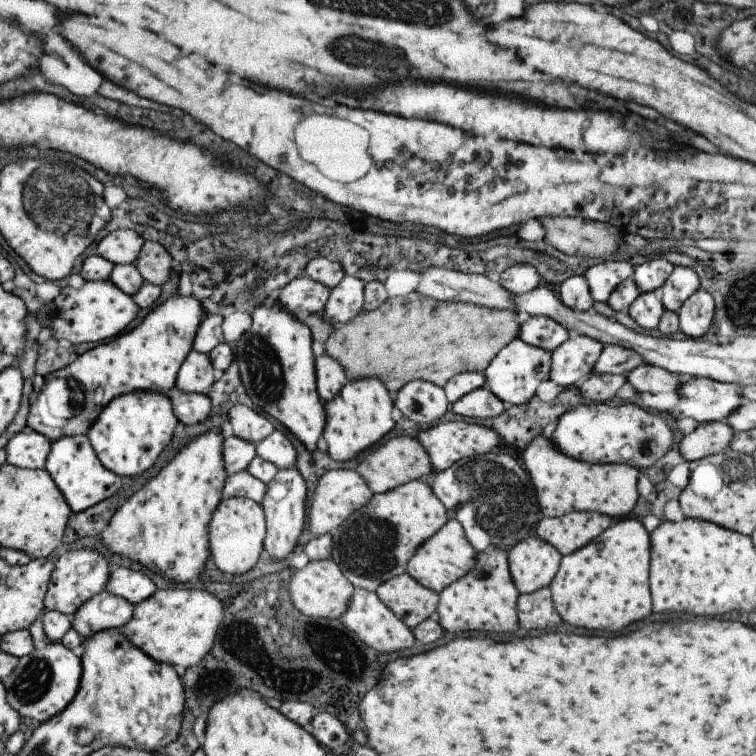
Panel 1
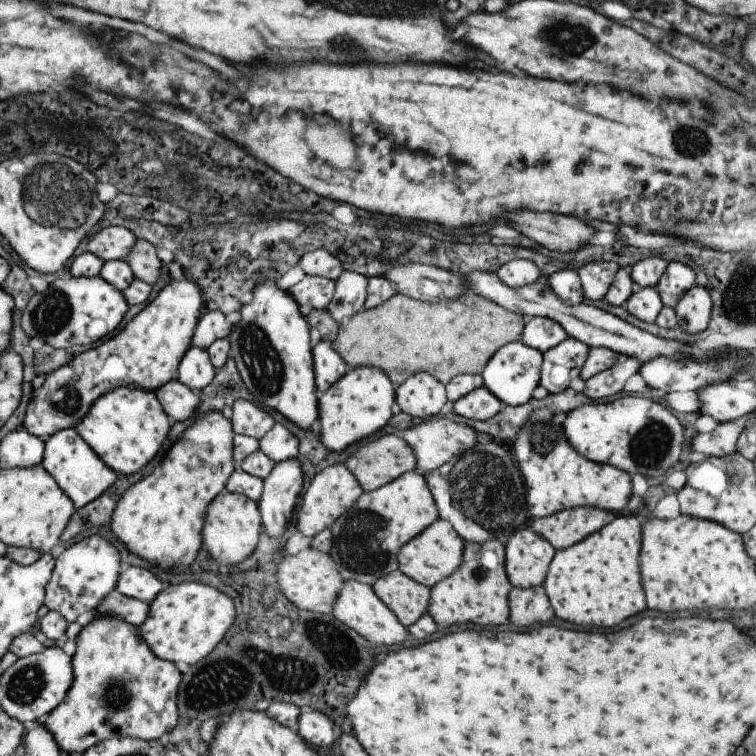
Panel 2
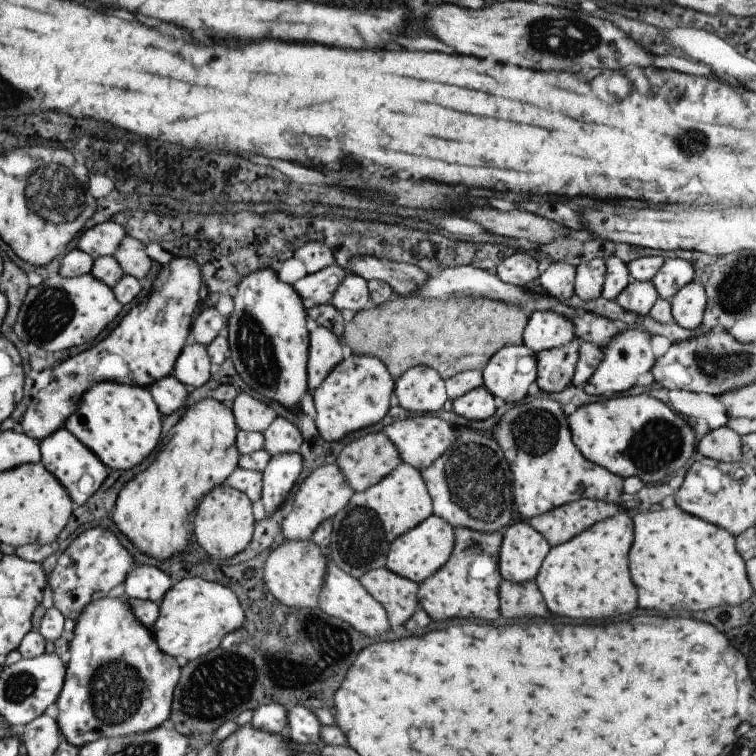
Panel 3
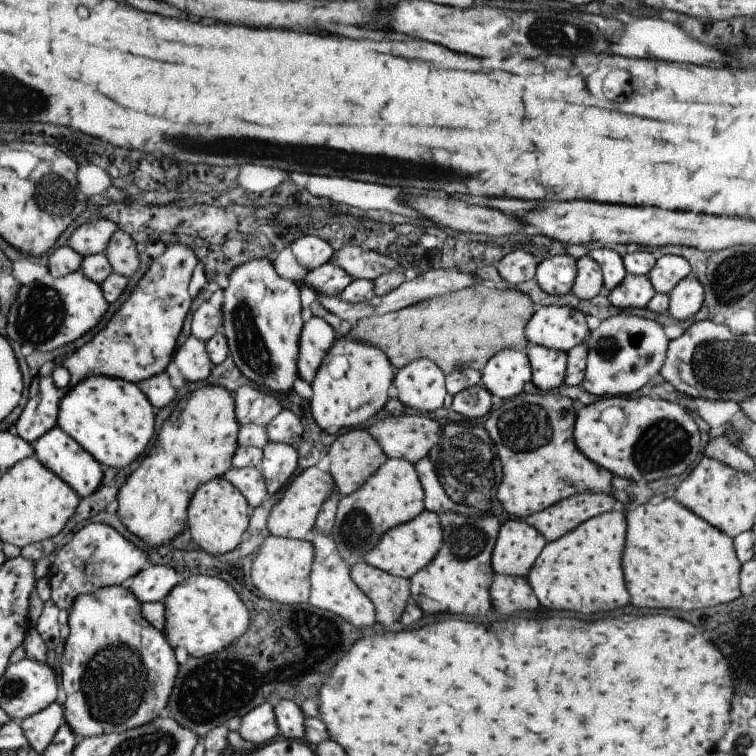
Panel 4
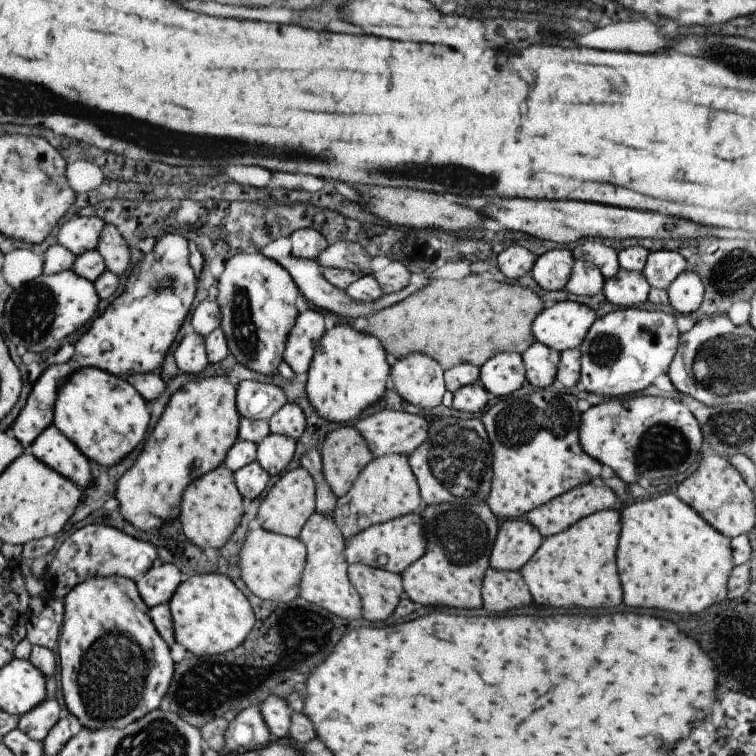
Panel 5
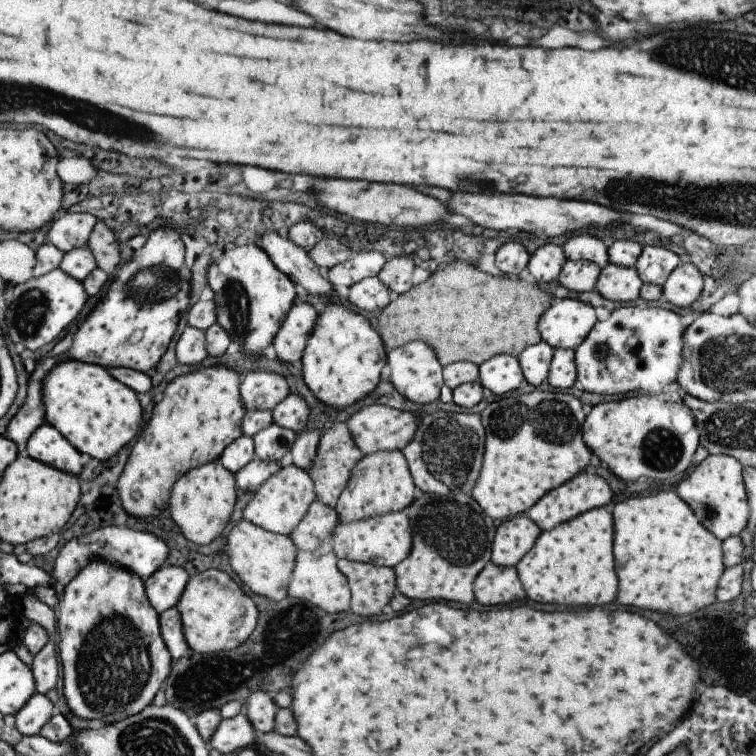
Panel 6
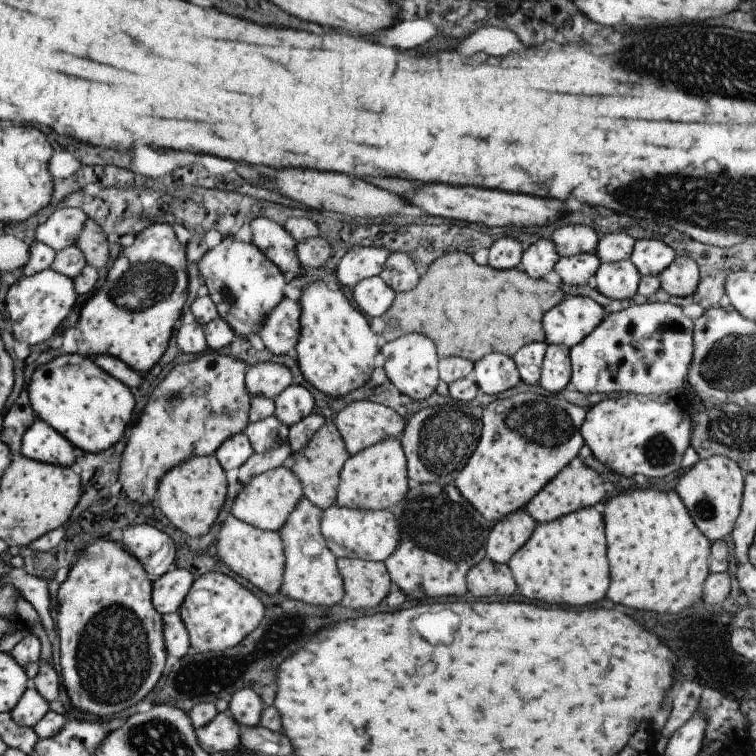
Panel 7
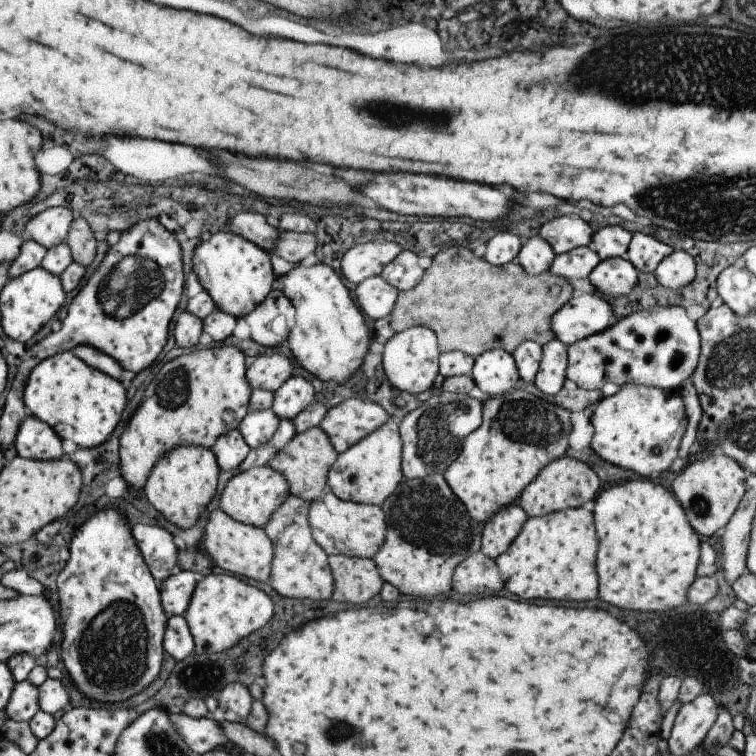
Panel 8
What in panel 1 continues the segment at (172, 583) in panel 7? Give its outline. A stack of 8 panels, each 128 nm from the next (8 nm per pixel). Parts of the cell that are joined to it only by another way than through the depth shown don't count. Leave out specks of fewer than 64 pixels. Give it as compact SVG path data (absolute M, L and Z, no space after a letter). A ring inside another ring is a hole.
M114 566L107 577L104 590L134 605L151 596L157 589L146 574Z

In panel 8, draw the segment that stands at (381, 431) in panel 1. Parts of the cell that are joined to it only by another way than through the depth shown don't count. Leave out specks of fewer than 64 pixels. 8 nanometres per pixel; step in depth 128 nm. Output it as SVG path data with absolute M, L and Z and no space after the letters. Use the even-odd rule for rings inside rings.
M321 262L308 268L298 265L287 272L282 281L281 292L295 310L293 328L286 338L289 352L303 370L313 374L322 383L343 384L350 375L360 370L372 338L372 331L365 327L347 288L339 276Z

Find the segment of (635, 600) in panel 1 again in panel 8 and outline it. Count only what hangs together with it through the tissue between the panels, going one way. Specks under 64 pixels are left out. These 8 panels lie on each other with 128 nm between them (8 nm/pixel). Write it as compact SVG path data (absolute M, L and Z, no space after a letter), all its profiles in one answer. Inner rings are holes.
M583 507L568 508L565 512L527 517L509 548L494 561L501 580L505 580L505 590L521 600L585 602L597 596L597 542L592 512Z

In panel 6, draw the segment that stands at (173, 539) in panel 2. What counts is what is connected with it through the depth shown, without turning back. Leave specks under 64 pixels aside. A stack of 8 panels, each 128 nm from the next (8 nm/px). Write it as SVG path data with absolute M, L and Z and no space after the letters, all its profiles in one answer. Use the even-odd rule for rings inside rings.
M215 365L179 375L167 384L161 402L153 407L151 420L143 422L131 442L130 453L116 480L116 493L121 500L120 506L128 515L147 518L153 514L153 510L163 510L168 504L174 482L180 476L188 470L217 461L222 450L241 436L240 424L245 408L238 398L240 383L238 377L231 369Z

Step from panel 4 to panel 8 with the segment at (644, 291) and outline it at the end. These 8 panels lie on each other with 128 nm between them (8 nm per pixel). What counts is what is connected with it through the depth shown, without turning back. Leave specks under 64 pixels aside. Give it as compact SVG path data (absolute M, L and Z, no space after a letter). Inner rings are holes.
M613 257L600 261L588 274L588 280L599 293L626 297L638 283L638 273L624 257Z

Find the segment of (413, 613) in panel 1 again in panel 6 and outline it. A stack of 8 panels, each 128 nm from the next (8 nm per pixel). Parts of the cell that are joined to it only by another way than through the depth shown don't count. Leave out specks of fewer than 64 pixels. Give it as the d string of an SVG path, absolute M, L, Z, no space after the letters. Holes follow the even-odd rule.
M337 559L336 567L345 576L350 590L350 612L357 616L377 616L381 608L388 604L396 591L395 575L389 567L377 567L369 563L360 563L345 559Z

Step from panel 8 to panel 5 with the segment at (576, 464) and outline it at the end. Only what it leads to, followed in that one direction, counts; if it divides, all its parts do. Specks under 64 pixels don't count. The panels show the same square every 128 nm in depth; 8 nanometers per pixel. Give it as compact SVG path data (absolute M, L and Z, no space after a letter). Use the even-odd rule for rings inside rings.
M599 481L587 483L580 487L573 487L571 490L565 491L563 494L552 498L549 502L542 504L540 507L535 507L526 514L526 517L527 522L532 524L544 539L564 531L579 519L589 516L594 512L613 509L617 506L618 501L613 491L606 487L602 481Z

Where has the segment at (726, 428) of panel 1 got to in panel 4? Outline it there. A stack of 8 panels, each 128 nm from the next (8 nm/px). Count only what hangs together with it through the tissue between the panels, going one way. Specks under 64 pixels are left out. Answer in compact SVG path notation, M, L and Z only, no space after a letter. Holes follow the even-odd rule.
M727 435L709 438L704 447L704 455L744 473L751 473L753 470L754 460L738 446L732 445Z

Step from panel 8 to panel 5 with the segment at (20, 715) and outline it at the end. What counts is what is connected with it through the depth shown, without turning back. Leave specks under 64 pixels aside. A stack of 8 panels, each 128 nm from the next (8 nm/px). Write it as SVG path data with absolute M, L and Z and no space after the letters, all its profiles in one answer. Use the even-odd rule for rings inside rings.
M55 699L41 701L18 717L17 728L31 740L42 742L49 729L59 720L59 704Z

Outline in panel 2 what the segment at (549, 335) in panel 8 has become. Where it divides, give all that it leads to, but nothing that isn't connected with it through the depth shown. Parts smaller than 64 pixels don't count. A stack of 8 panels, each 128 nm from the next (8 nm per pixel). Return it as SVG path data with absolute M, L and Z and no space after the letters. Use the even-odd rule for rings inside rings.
M401 293L391 294L387 300L373 309L362 309L353 313L347 324L339 324L336 335L330 343L333 350L344 359L347 368L375 367L382 370L394 388L415 373L429 372L437 382L447 384L459 373L479 375L493 353L504 344L520 338L526 318L503 308L479 295L461 295L455 300L443 300L437 304L421 301Z

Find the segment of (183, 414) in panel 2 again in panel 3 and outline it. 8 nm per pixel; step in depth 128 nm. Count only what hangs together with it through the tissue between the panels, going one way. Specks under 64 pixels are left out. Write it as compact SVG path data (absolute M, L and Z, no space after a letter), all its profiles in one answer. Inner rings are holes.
M171 374L156 380L155 383L147 387L147 390L152 396L157 410L163 416L170 415L175 410L179 410L189 394L185 390L185 385Z

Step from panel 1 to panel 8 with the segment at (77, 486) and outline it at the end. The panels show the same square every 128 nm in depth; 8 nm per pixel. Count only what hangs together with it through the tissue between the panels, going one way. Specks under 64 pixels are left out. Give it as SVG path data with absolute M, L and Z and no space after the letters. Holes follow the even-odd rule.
M31 414L20 422L13 446L16 454L24 459L50 461L64 455L60 436Z

